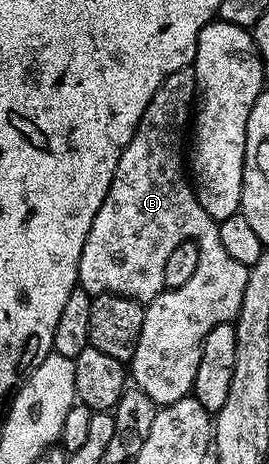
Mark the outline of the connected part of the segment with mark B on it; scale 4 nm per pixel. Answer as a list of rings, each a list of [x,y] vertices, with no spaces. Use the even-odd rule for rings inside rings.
[[[191,66],[173,72],[157,88],[133,140],[121,152],[109,192],[97,216],[93,216],[89,236],[85,236],[79,261],[78,285],[88,294],[119,294],[146,304],[137,352],[129,363],[129,378],[156,407],[173,404],[194,391],[205,336],[217,324],[234,323],[241,312],[247,283],[248,267],[225,252],[219,223],[195,199],[185,169],[183,133],[188,133],[196,102]],[[189,241],[199,245],[197,272],[181,288],[165,289],[165,260],[177,244]]]

